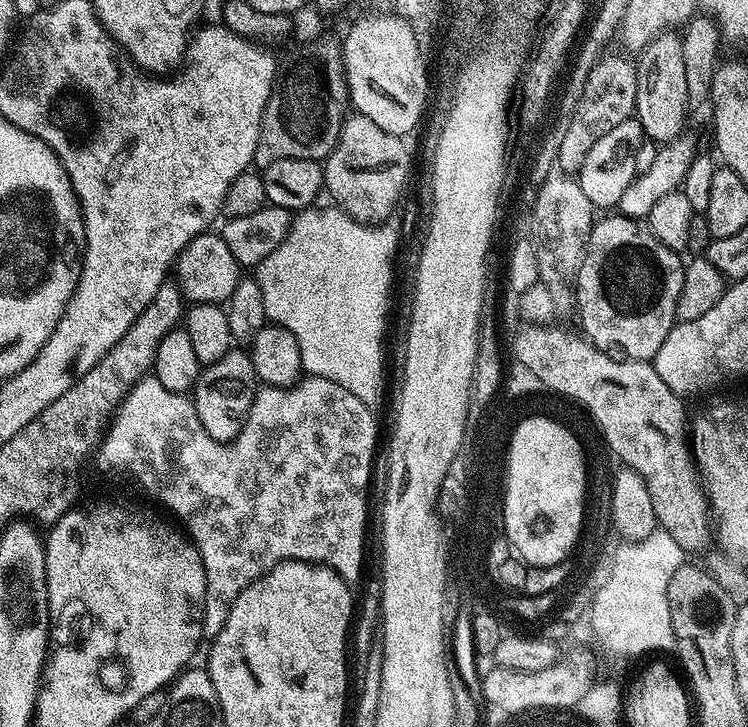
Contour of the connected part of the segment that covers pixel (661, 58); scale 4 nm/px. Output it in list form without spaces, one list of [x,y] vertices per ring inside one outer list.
[[[665,30],[654,37],[638,54],[636,70],[635,119],[640,121],[647,139],[667,142],[681,135],[684,128],[684,111],[689,111],[687,63],[683,61],[682,40],[675,31]]]

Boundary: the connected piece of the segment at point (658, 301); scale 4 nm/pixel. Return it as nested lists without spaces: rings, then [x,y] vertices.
[[[619,214],[605,216],[608,216],[605,220],[597,219],[593,223],[587,250],[580,263],[574,293],[576,315],[585,332],[583,335],[597,351],[616,354],[620,349],[627,359],[651,361],[677,321],[677,302],[684,282],[685,263],[679,253],[658,242],[643,223]]]

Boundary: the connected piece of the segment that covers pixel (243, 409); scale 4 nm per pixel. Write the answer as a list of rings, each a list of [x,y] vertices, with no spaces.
[[[233,350],[201,371],[190,399],[196,406],[196,416],[202,422],[206,434],[218,444],[227,444],[235,440],[242,430],[257,391],[258,381],[251,355],[247,351]]]

